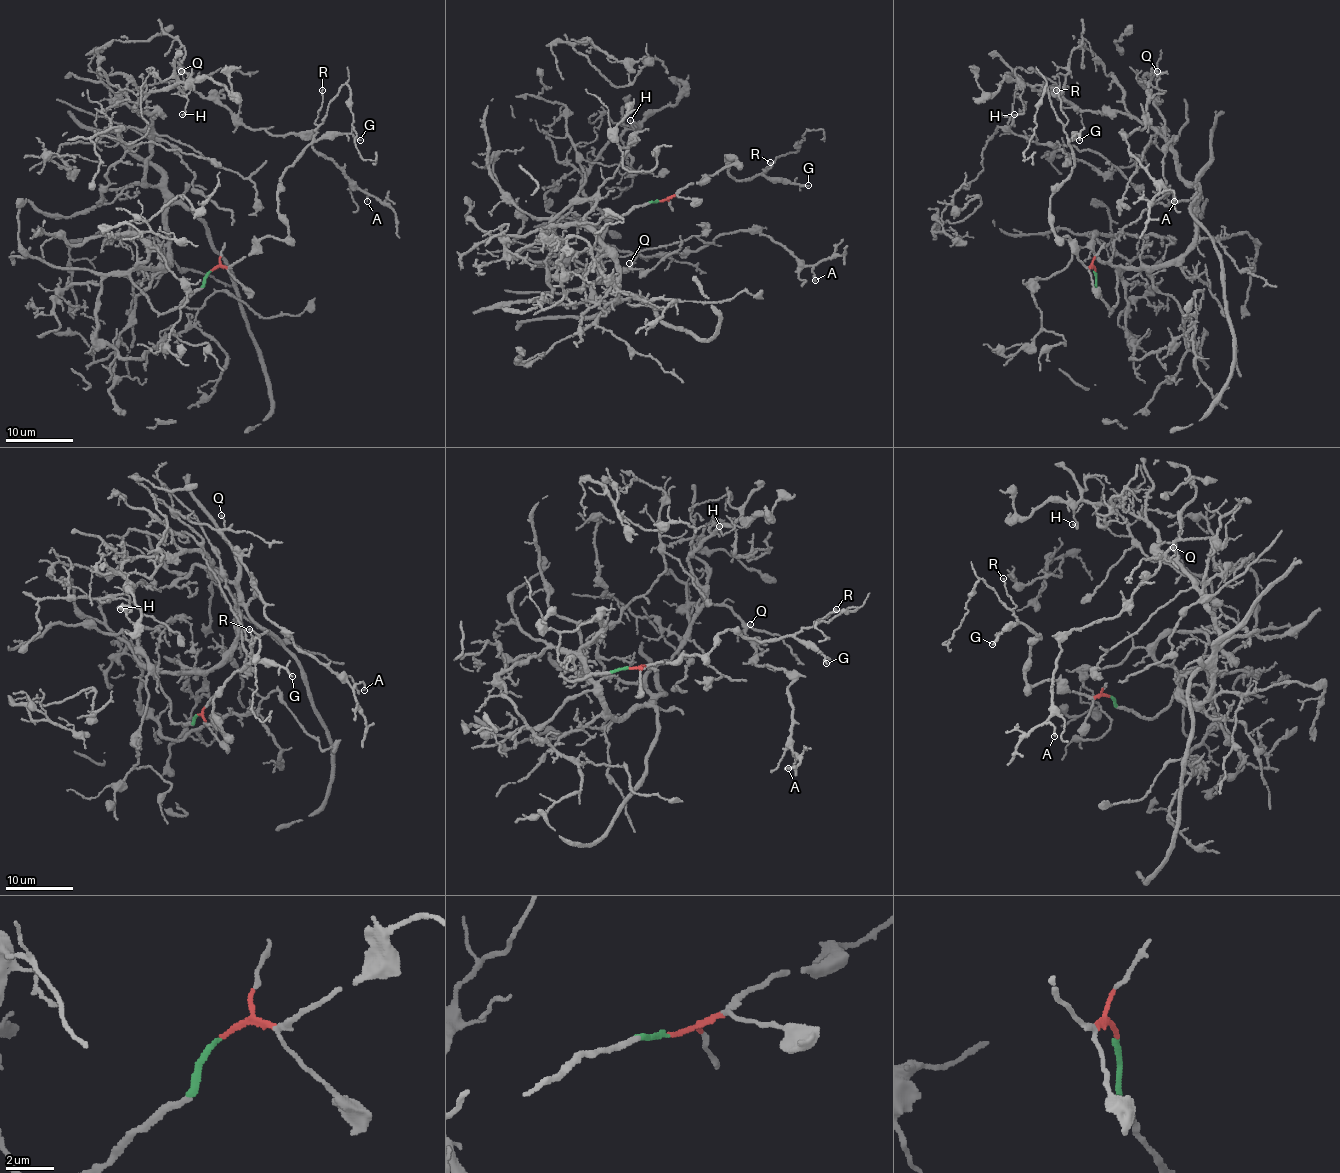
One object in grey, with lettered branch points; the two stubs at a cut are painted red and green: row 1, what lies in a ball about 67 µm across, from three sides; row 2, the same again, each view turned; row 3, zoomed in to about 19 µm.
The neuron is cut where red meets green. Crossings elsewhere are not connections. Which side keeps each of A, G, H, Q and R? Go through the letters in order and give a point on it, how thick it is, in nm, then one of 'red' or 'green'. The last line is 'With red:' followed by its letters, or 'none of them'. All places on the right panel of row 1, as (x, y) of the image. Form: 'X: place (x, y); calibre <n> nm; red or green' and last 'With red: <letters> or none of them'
A: place (1174, 201); calibre 110 nm; green
G: place (1079, 140); calibre 160 nm; red
H: place (1014, 114); calibre 120 nm; green
Q: place (1157, 71); calibre 110 nm; green
R: place (1056, 90); calibre 110 nm; red
With red: G, R

